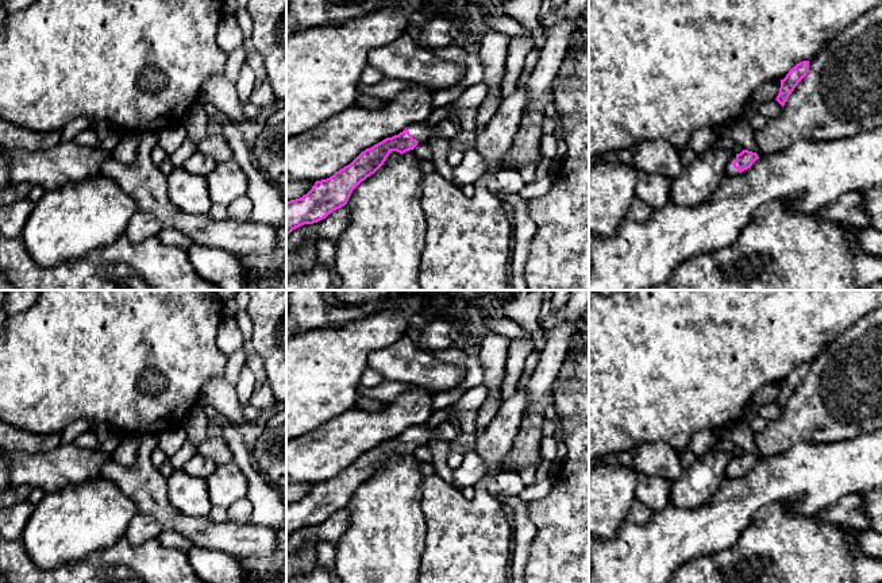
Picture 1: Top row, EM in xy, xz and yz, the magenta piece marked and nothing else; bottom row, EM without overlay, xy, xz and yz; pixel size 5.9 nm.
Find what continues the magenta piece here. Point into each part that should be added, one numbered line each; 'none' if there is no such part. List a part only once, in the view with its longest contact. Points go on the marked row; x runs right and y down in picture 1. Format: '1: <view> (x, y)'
1: yz (731, 170)

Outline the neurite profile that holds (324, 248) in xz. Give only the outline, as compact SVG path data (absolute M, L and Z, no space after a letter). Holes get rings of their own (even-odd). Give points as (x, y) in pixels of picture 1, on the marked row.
M320 240L316 243L317 262L328 269L335 267L335 246L330 240Z

